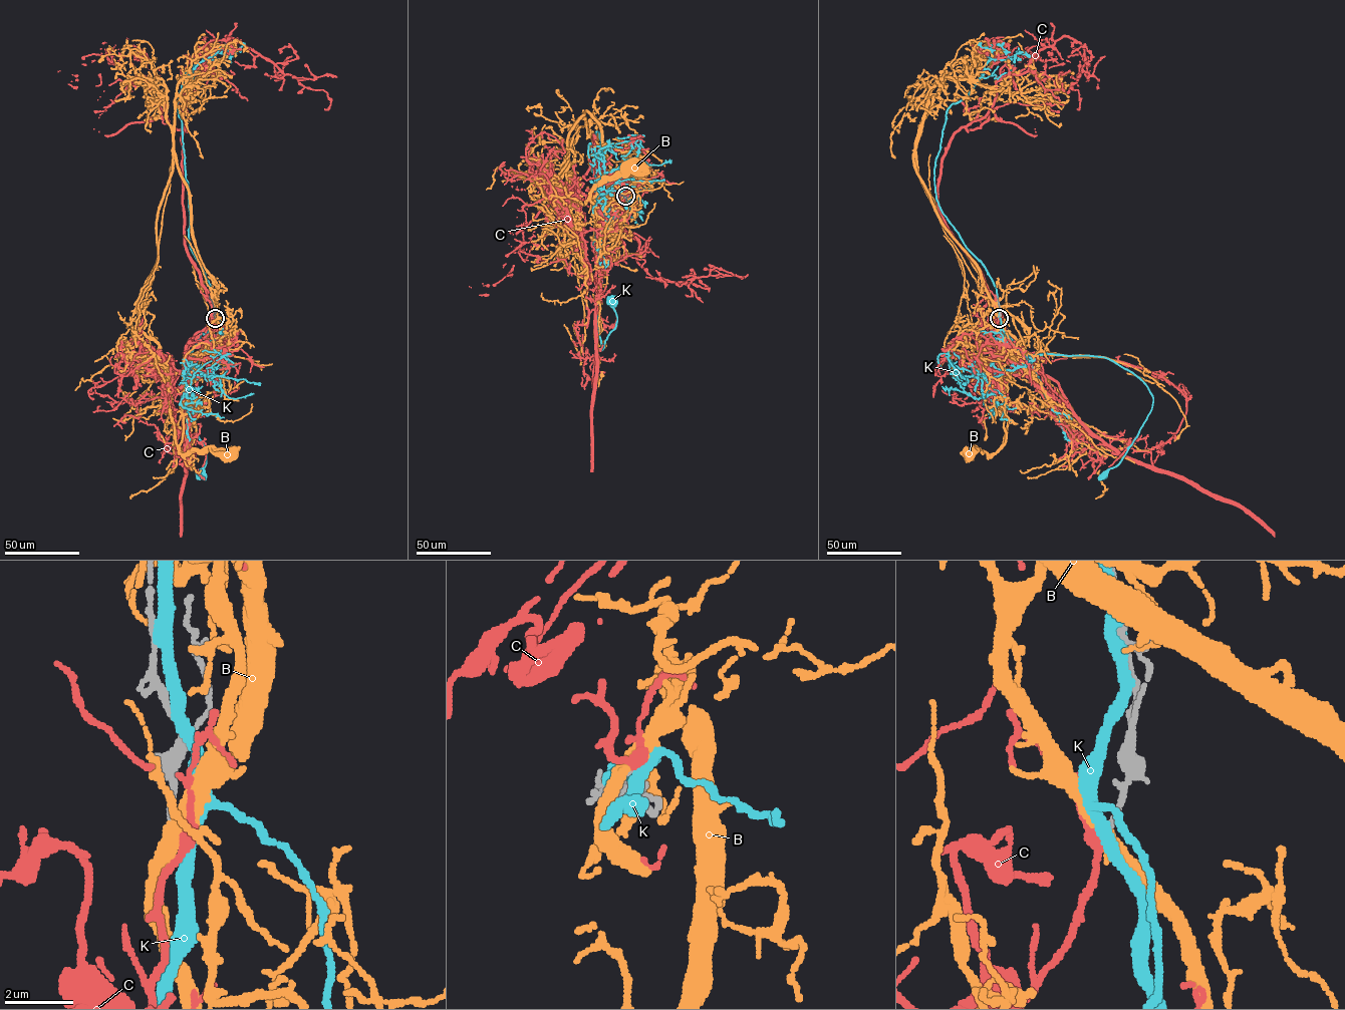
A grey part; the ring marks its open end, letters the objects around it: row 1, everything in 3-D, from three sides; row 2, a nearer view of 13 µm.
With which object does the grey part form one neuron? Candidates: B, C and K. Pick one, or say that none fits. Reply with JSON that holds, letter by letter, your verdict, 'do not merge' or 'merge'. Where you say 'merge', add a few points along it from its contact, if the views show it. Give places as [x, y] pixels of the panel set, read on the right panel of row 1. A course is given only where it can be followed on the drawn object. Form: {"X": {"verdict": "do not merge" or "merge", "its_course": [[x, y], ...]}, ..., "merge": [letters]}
{"B": {"verdict": "do not merge"}, "C": {"verdict": "merge", "its_course": [[999, 318], [937, 200], [963, 127], [992, 108], [1036, 135], [1047, 89], [998, 64]]}, "K": {"verdict": "do not merge"}, "merge": ["C"]}

